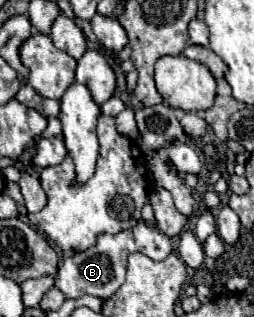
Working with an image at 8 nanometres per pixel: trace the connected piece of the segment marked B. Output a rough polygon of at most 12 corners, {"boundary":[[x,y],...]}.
{"boundary":[[140,220],[64,260],[54,288],[106,300],[124,284],[126,258],[164,260],[172,242]]}

